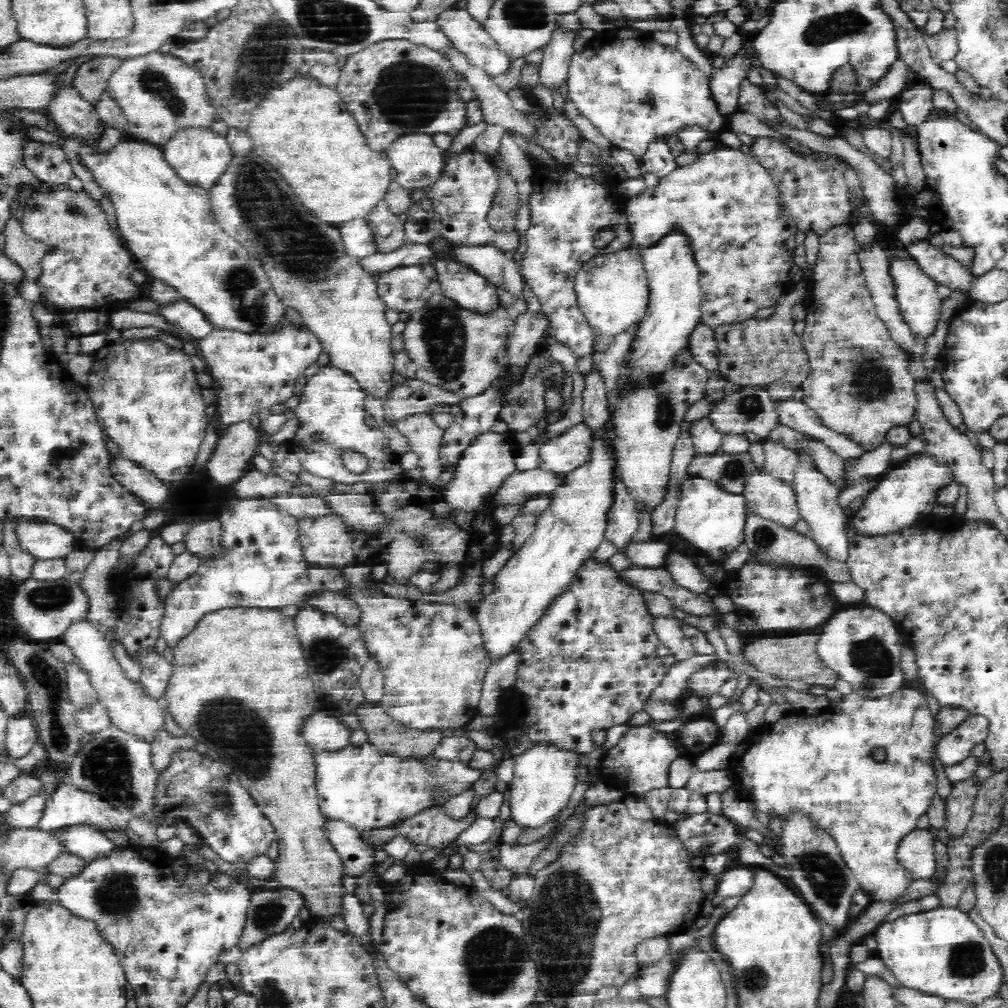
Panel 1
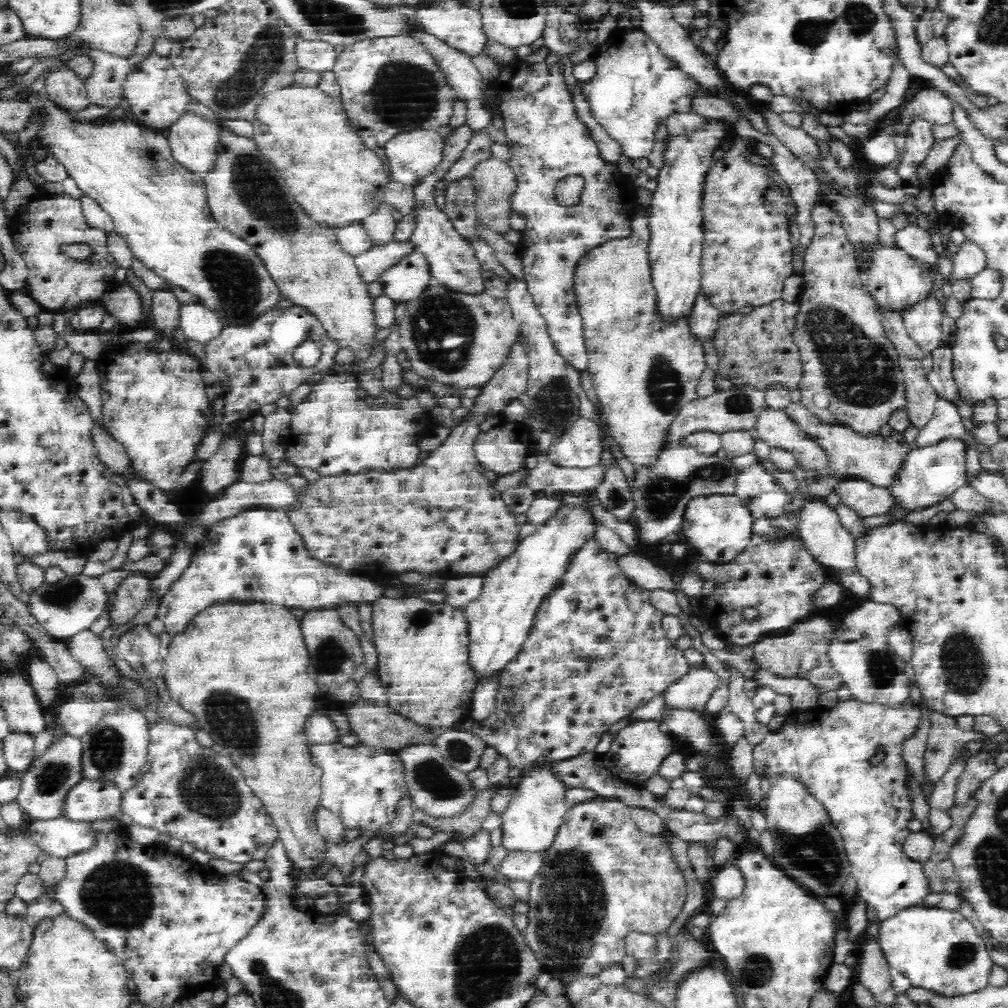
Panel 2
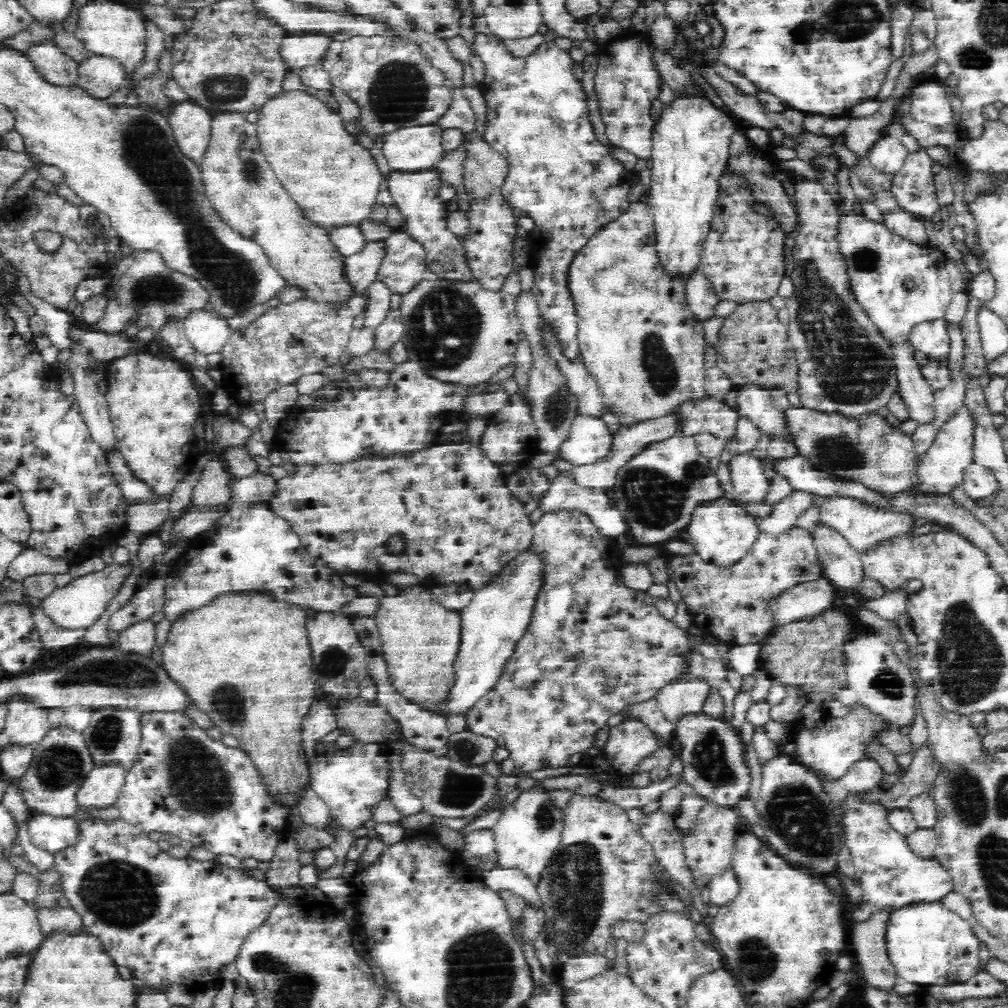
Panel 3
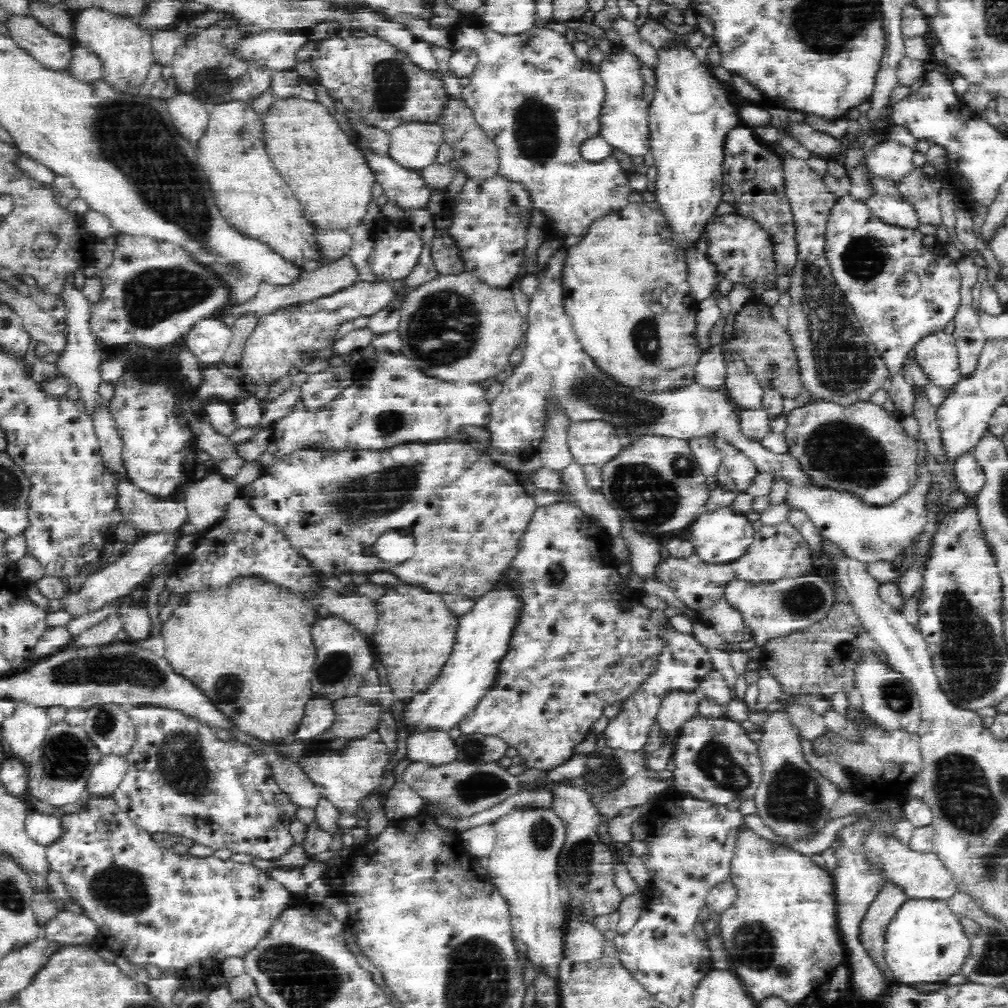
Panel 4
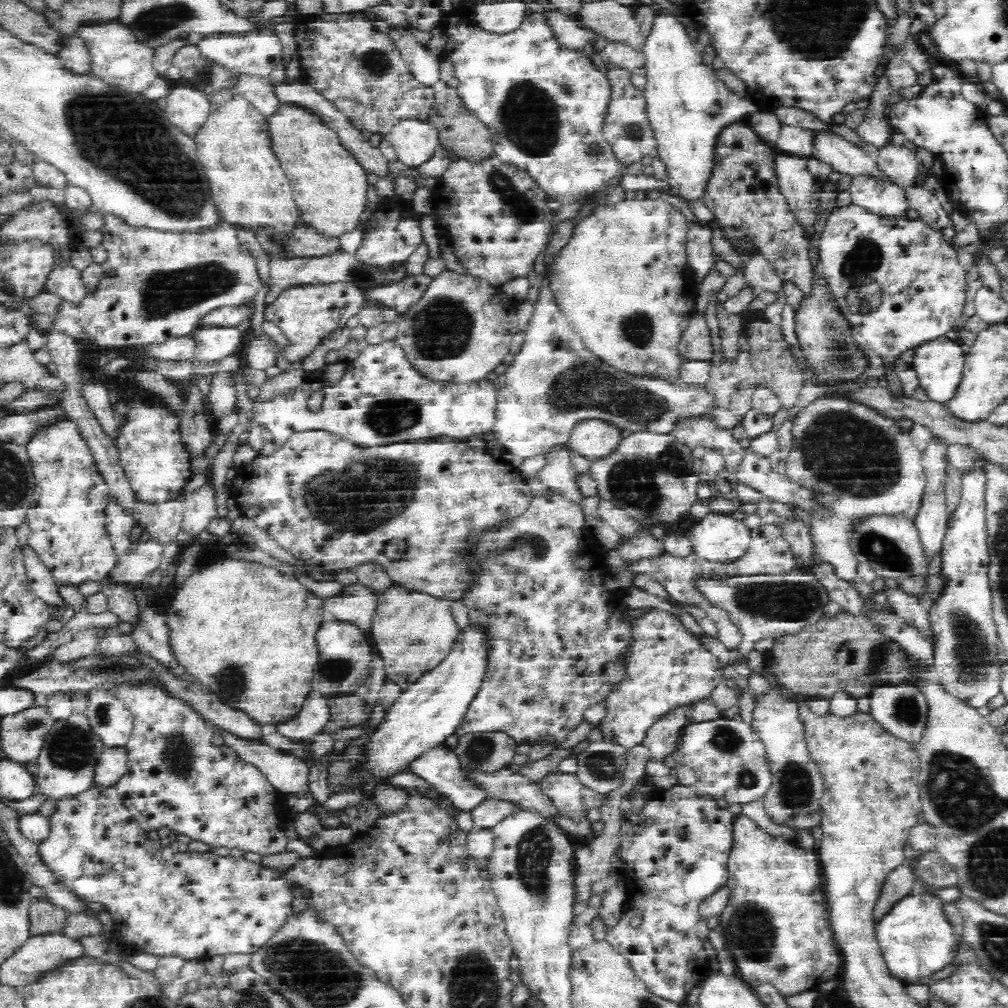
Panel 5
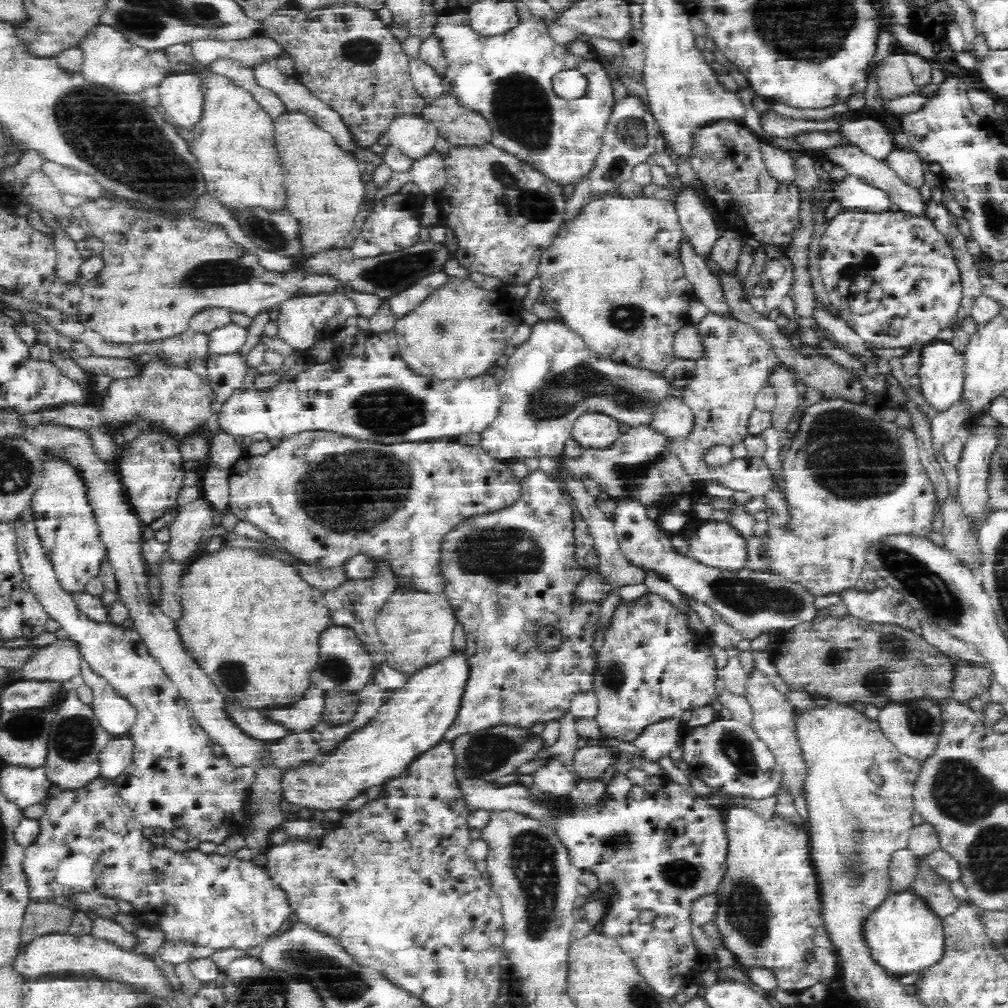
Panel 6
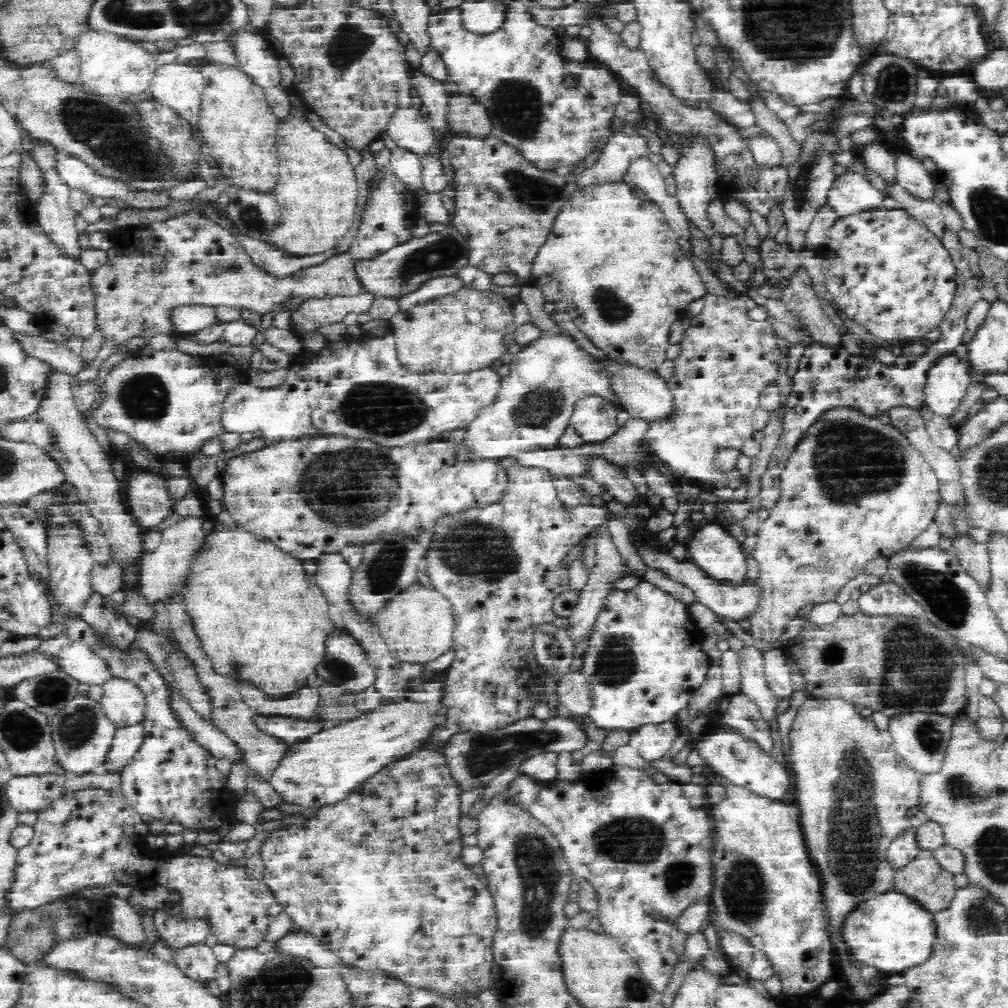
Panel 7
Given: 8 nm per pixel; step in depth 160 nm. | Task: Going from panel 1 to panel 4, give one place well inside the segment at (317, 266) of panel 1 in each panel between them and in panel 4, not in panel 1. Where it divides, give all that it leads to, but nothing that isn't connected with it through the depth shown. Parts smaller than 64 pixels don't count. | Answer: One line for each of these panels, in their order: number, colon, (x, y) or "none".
2: (245, 194)
3: (240, 184)
4: (250, 194)

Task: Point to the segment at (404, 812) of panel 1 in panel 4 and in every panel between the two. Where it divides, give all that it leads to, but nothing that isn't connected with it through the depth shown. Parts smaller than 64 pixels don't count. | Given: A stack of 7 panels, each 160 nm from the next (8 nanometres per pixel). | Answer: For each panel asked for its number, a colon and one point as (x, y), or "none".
2: (361, 789)
3: (352, 781)
4: (344, 777)

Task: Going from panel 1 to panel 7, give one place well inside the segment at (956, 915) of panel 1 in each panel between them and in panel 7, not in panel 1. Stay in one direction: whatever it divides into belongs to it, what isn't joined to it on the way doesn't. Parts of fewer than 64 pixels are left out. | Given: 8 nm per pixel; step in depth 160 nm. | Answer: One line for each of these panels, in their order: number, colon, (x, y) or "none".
2: (939, 950)
3: (928, 944)
4: (924, 942)
5: (915, 938)
6: (903, 935)
7: (890, 932)

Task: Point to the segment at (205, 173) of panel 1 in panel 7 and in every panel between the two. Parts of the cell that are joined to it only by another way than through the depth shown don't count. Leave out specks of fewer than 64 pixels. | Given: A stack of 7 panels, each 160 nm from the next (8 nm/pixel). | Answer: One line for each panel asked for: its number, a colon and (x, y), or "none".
2: (192, 139)
3: (191, 124)
4: (190, 116)
5: (188, 108)
6: (181, 96)
7: (179, 86)

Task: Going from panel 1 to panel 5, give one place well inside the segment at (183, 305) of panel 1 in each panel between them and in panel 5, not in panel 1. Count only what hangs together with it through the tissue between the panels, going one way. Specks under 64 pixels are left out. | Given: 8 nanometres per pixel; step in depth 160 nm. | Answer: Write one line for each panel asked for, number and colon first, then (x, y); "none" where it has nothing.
2: (197, 322)
3: (208, 332)
4: (208, 340)
5: (212, 344)

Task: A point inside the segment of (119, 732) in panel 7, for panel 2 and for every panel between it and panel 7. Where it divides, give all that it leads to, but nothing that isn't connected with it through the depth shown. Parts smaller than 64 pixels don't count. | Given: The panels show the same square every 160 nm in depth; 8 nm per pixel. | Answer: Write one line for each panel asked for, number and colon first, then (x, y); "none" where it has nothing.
2: (90, 800)
3: (100, 789)
4: (107, 774)
5: (112, 763)
6: (118, 754)

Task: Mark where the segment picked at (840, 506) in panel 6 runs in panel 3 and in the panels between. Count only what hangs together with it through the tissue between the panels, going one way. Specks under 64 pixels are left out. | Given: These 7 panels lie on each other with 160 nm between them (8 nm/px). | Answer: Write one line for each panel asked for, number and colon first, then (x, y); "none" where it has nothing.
3: (865, 449)
4: (860, 449)
5: (858, 464)

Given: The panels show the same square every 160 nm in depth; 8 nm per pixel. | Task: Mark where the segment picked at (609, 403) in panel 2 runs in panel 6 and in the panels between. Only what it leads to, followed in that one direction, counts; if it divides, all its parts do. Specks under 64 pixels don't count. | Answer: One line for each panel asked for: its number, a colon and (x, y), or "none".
3: (636, 335)
4: (625, 288)
5: (623, 281)
6: (613, 272)

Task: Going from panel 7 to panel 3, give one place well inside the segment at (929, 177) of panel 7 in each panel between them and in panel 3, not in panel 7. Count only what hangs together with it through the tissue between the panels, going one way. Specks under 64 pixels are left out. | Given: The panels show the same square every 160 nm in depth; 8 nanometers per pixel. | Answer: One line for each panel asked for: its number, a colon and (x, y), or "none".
3: (887, 156)
4: (889, 159)
5: (900, 164)
6: (910, 168)

